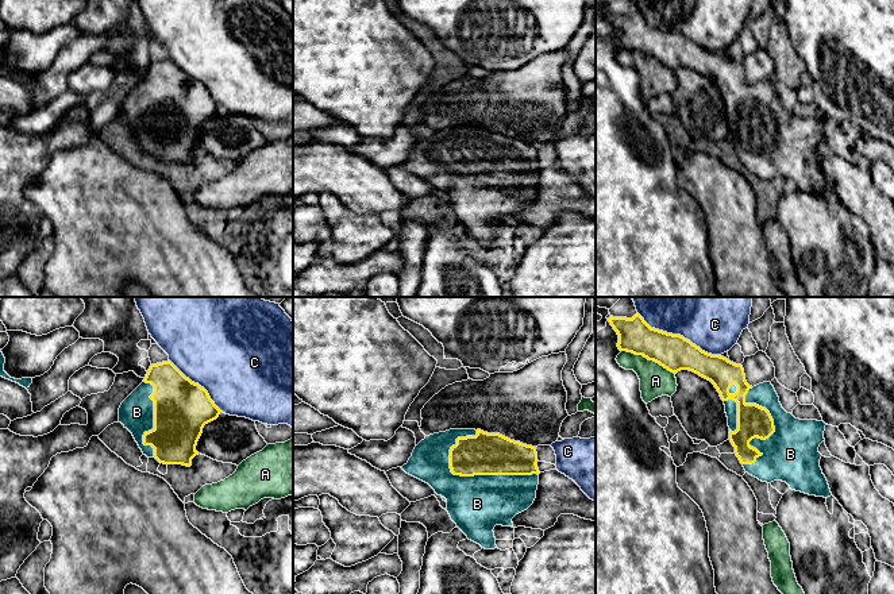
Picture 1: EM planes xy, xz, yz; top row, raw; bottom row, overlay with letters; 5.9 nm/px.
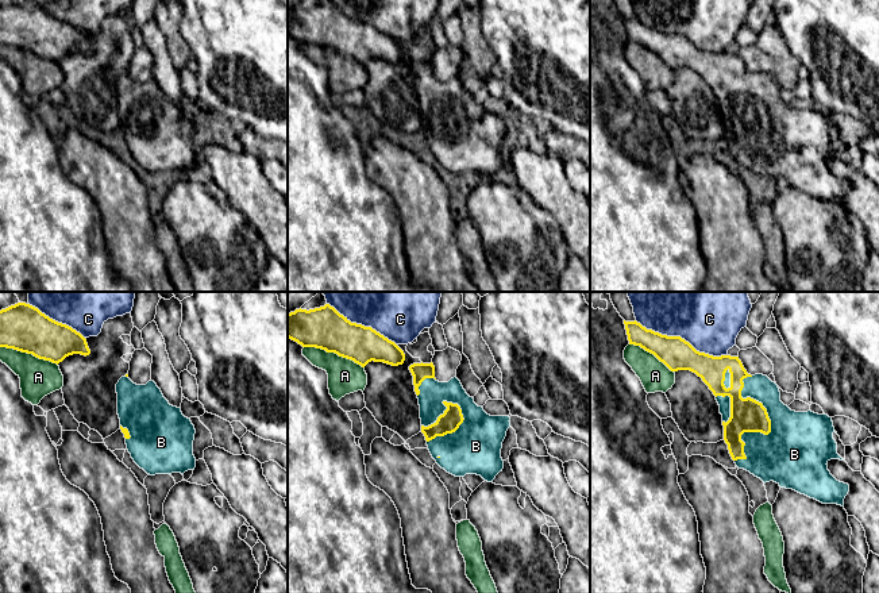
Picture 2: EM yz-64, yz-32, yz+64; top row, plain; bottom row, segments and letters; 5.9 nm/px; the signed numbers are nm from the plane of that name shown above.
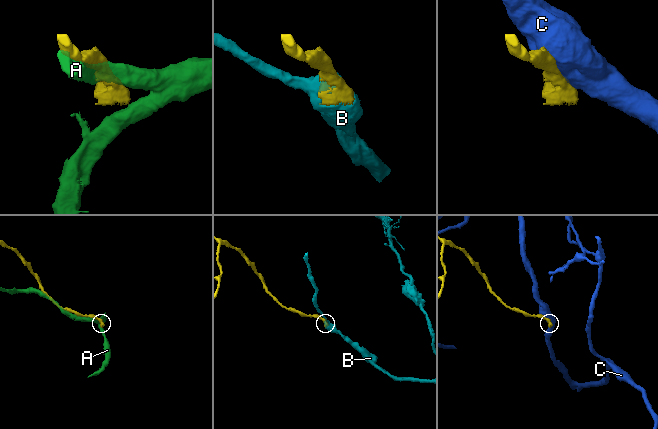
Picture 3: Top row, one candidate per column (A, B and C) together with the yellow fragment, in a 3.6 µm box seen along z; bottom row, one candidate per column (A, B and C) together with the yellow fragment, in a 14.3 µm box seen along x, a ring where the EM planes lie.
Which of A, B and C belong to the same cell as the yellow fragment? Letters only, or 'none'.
B

